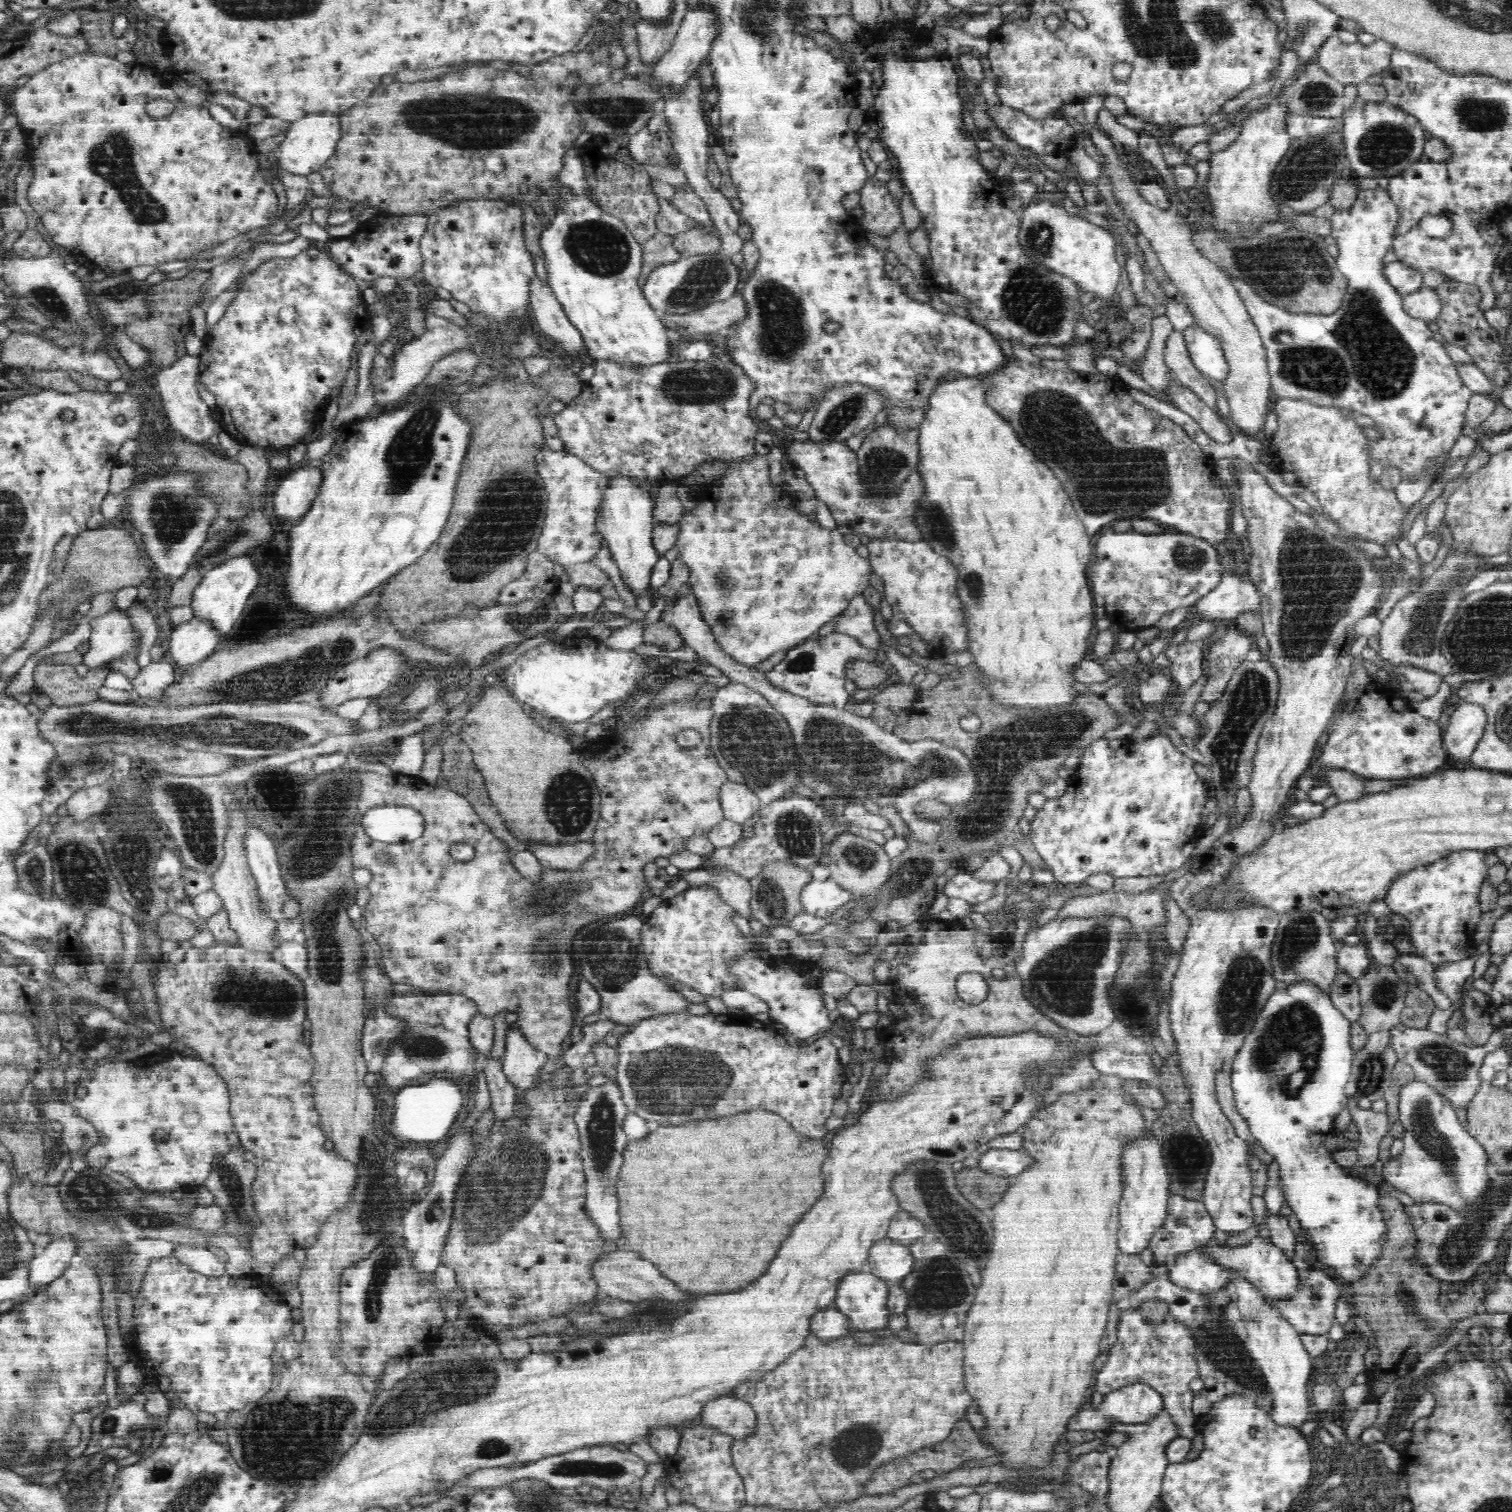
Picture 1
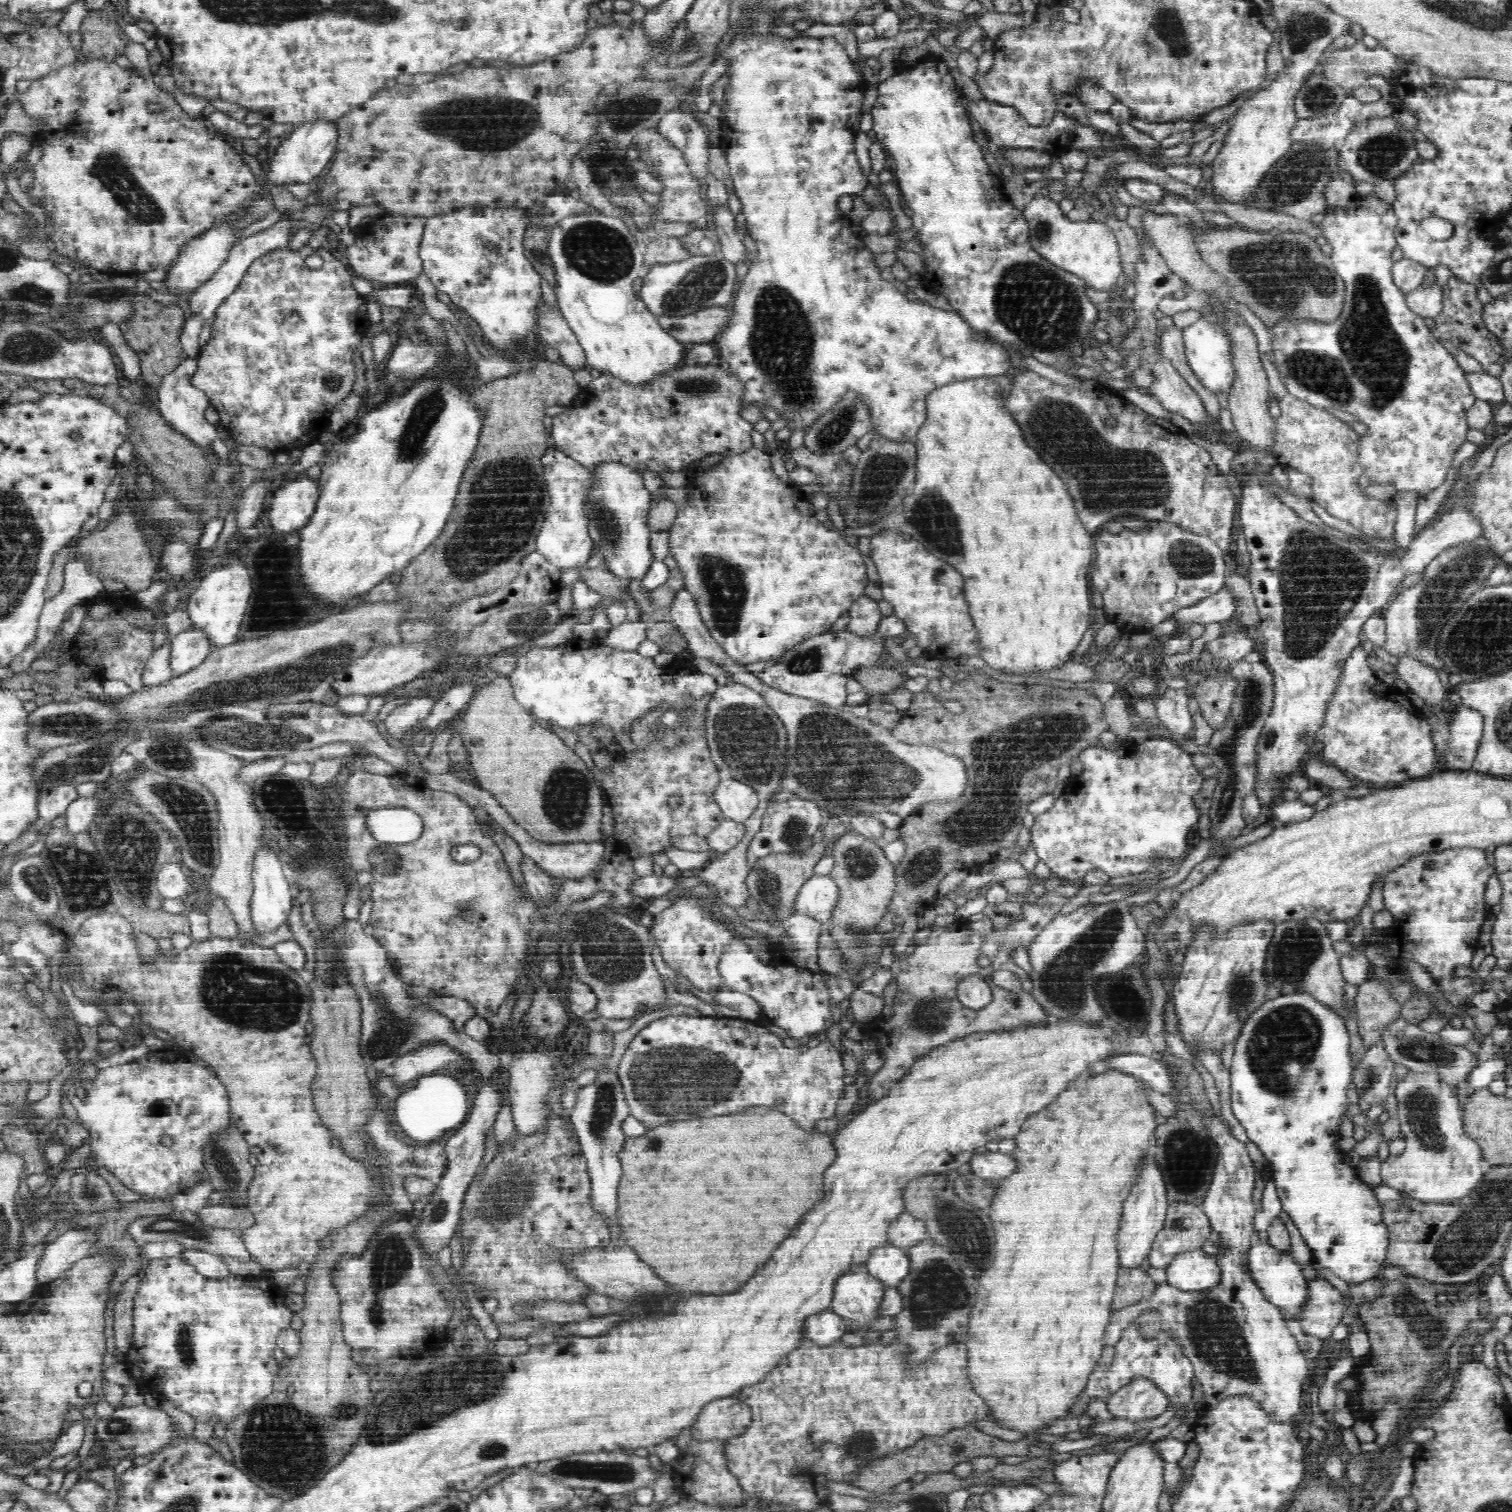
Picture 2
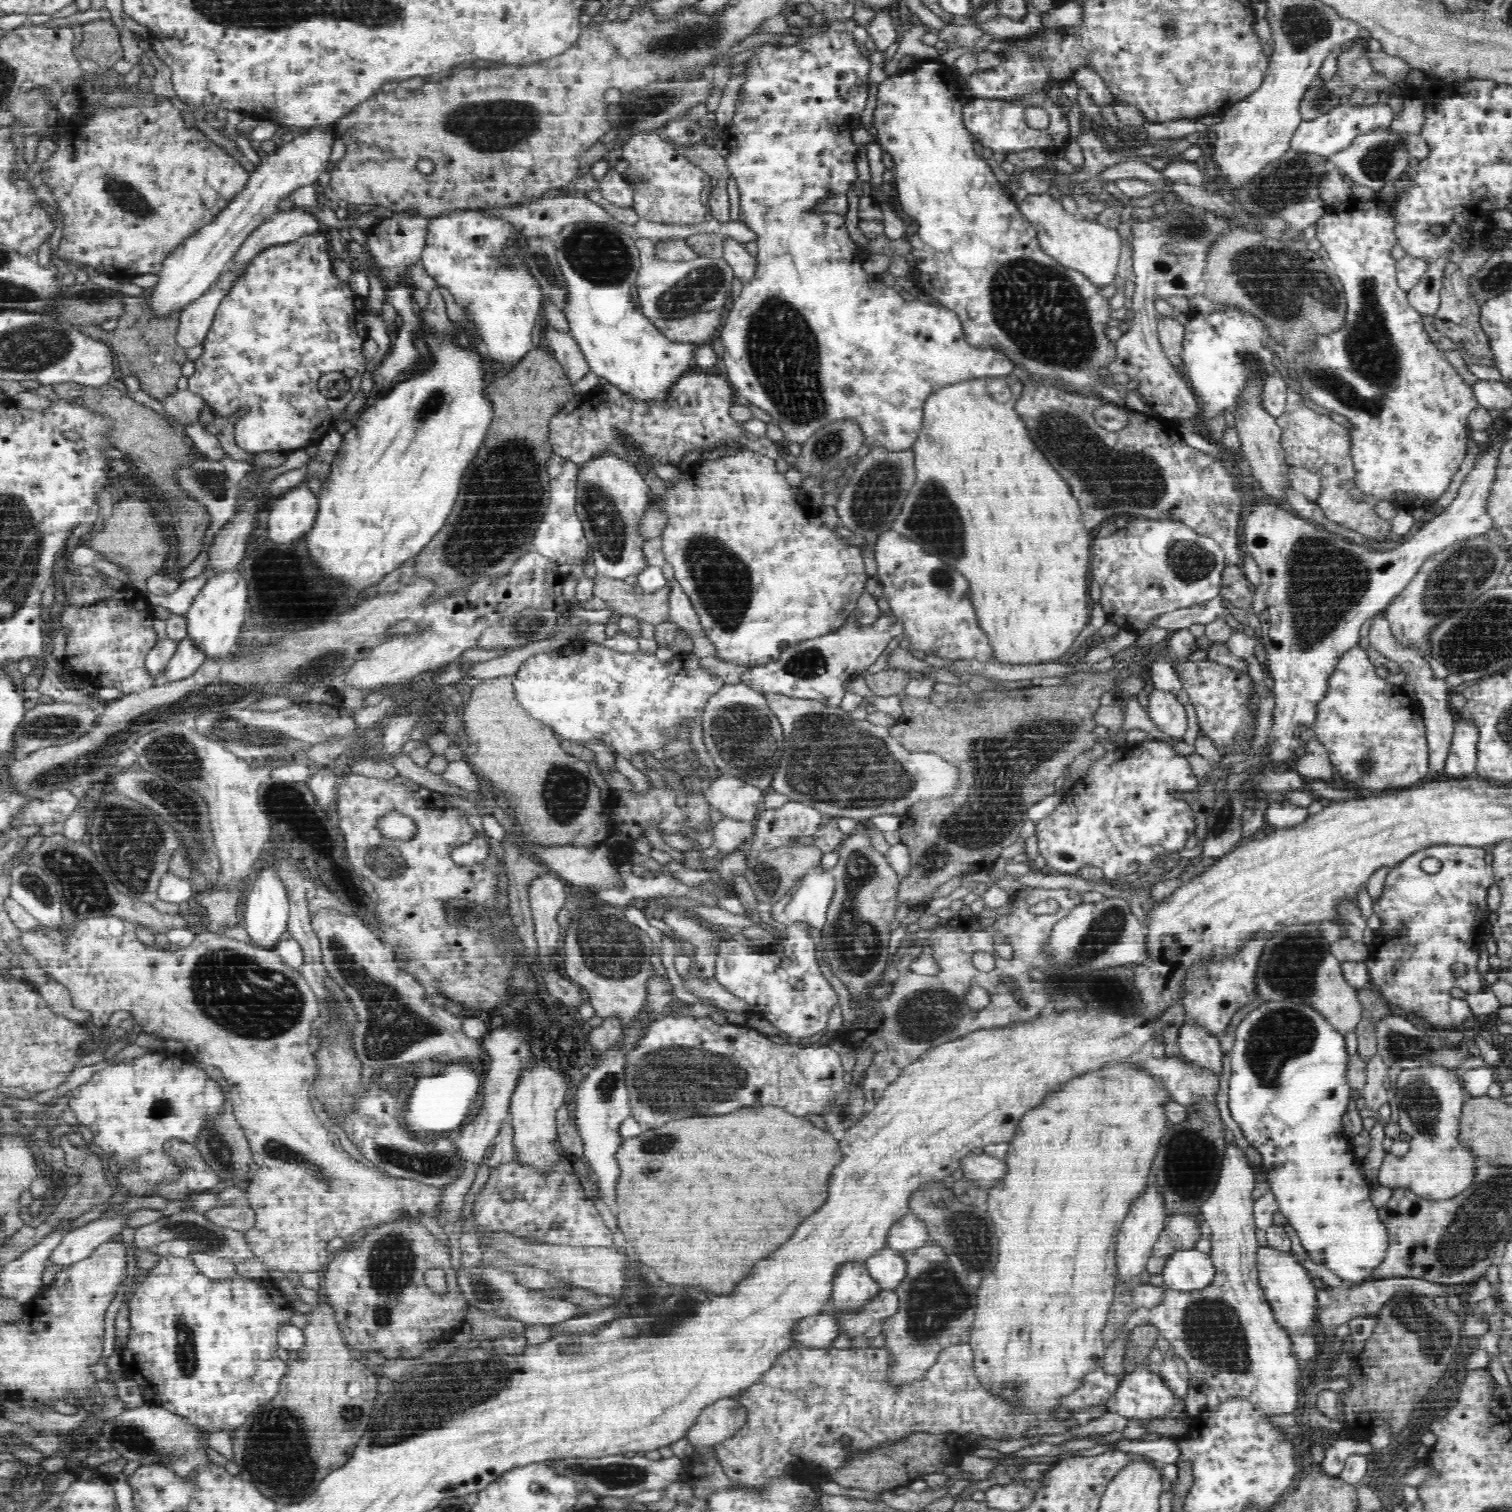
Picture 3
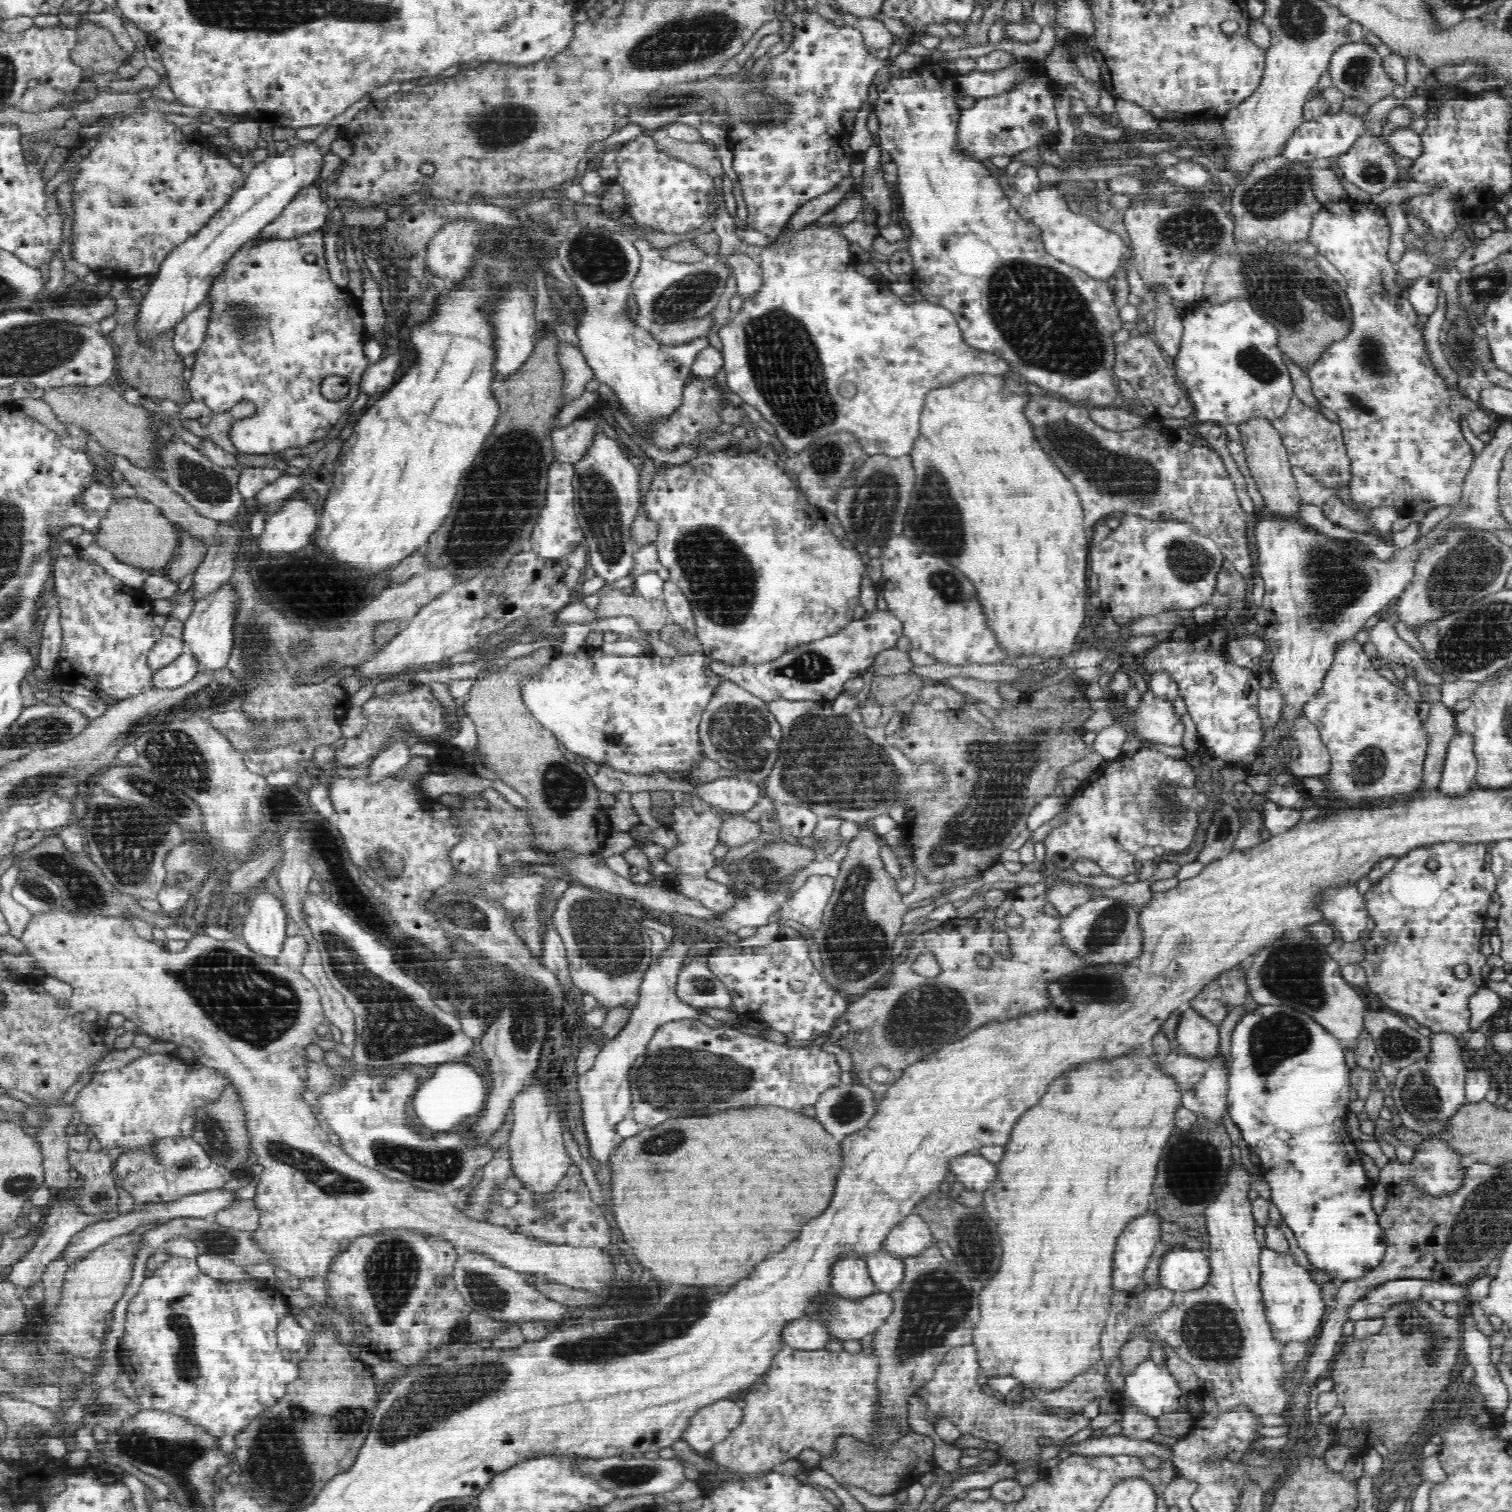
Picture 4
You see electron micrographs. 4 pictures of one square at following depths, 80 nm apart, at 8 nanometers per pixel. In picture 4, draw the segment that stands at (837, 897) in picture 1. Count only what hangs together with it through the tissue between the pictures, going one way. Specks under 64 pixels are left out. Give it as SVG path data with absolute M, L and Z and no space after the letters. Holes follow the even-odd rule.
M810 876L781 906L780 918L799 922L812 931L818 930L834 889L835 878Z

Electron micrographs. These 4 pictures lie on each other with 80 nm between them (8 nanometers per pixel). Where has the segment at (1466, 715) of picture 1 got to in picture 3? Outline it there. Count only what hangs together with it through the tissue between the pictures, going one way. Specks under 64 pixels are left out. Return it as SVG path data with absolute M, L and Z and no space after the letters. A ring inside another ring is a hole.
M1457 718L1448 758L1445 762L1445 775L1456 780L1456 776L1470 776L1477 764L1477 744L1479 732L1473 720Z

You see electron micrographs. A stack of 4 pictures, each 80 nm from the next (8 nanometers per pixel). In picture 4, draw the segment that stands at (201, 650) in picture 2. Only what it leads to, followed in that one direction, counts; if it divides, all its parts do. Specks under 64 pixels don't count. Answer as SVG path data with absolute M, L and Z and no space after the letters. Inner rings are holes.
M185 647L182 654L174 662L170 662L164 668L153 673L152 686L160 690L184 686L186 682L190 682L196 676L198 670L197 660L191 651Z

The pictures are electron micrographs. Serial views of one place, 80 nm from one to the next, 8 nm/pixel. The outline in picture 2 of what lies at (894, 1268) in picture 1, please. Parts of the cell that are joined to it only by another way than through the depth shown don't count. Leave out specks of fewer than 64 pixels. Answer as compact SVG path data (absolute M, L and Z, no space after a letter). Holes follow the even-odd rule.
M887 1243L874 1248L864 1266L884 1287L898 1287L911 1271L911 1259L907 1249Z

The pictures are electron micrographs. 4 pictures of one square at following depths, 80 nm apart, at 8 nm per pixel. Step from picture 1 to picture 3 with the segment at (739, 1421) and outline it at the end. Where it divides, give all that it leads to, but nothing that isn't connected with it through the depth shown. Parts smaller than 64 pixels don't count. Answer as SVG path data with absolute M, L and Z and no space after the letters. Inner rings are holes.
M734 1397L716 1400L703 1408L685 1438L694 1447L718 1444L743 1428L747 1418L745 1406Z

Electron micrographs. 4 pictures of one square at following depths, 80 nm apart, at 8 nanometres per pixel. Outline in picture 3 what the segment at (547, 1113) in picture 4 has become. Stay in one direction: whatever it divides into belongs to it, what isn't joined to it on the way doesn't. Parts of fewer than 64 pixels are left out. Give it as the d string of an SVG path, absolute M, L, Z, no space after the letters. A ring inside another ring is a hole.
M534 1064L530 1068L522 1068L519 1084L512 1094L509 1108L509 1121L513 1125L513 1143L515 1158L523 1160L523 1164L531 1164L531 1168L552 1168L556 1160L560 1160L560 1143L556 1131L556 1112L564 1104L564 1096L569 1086L564 1082L564 1075L554 1072L548 1064Z

